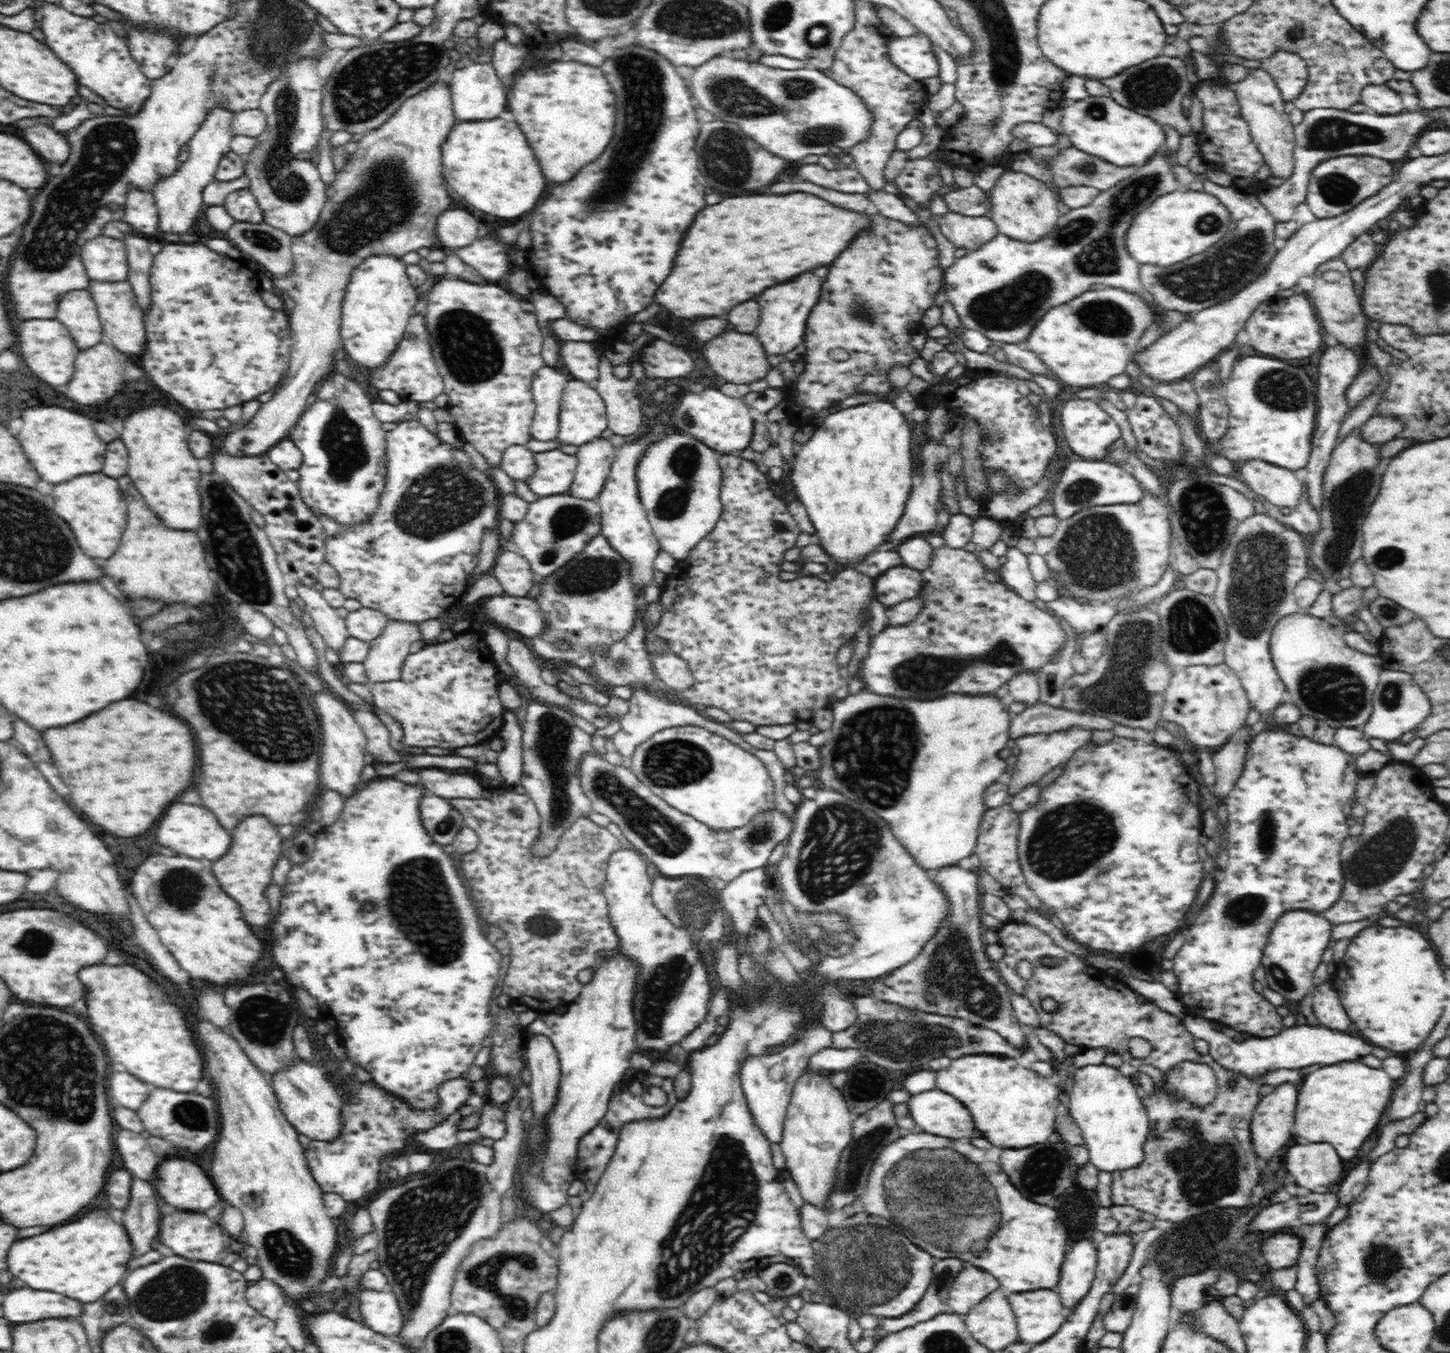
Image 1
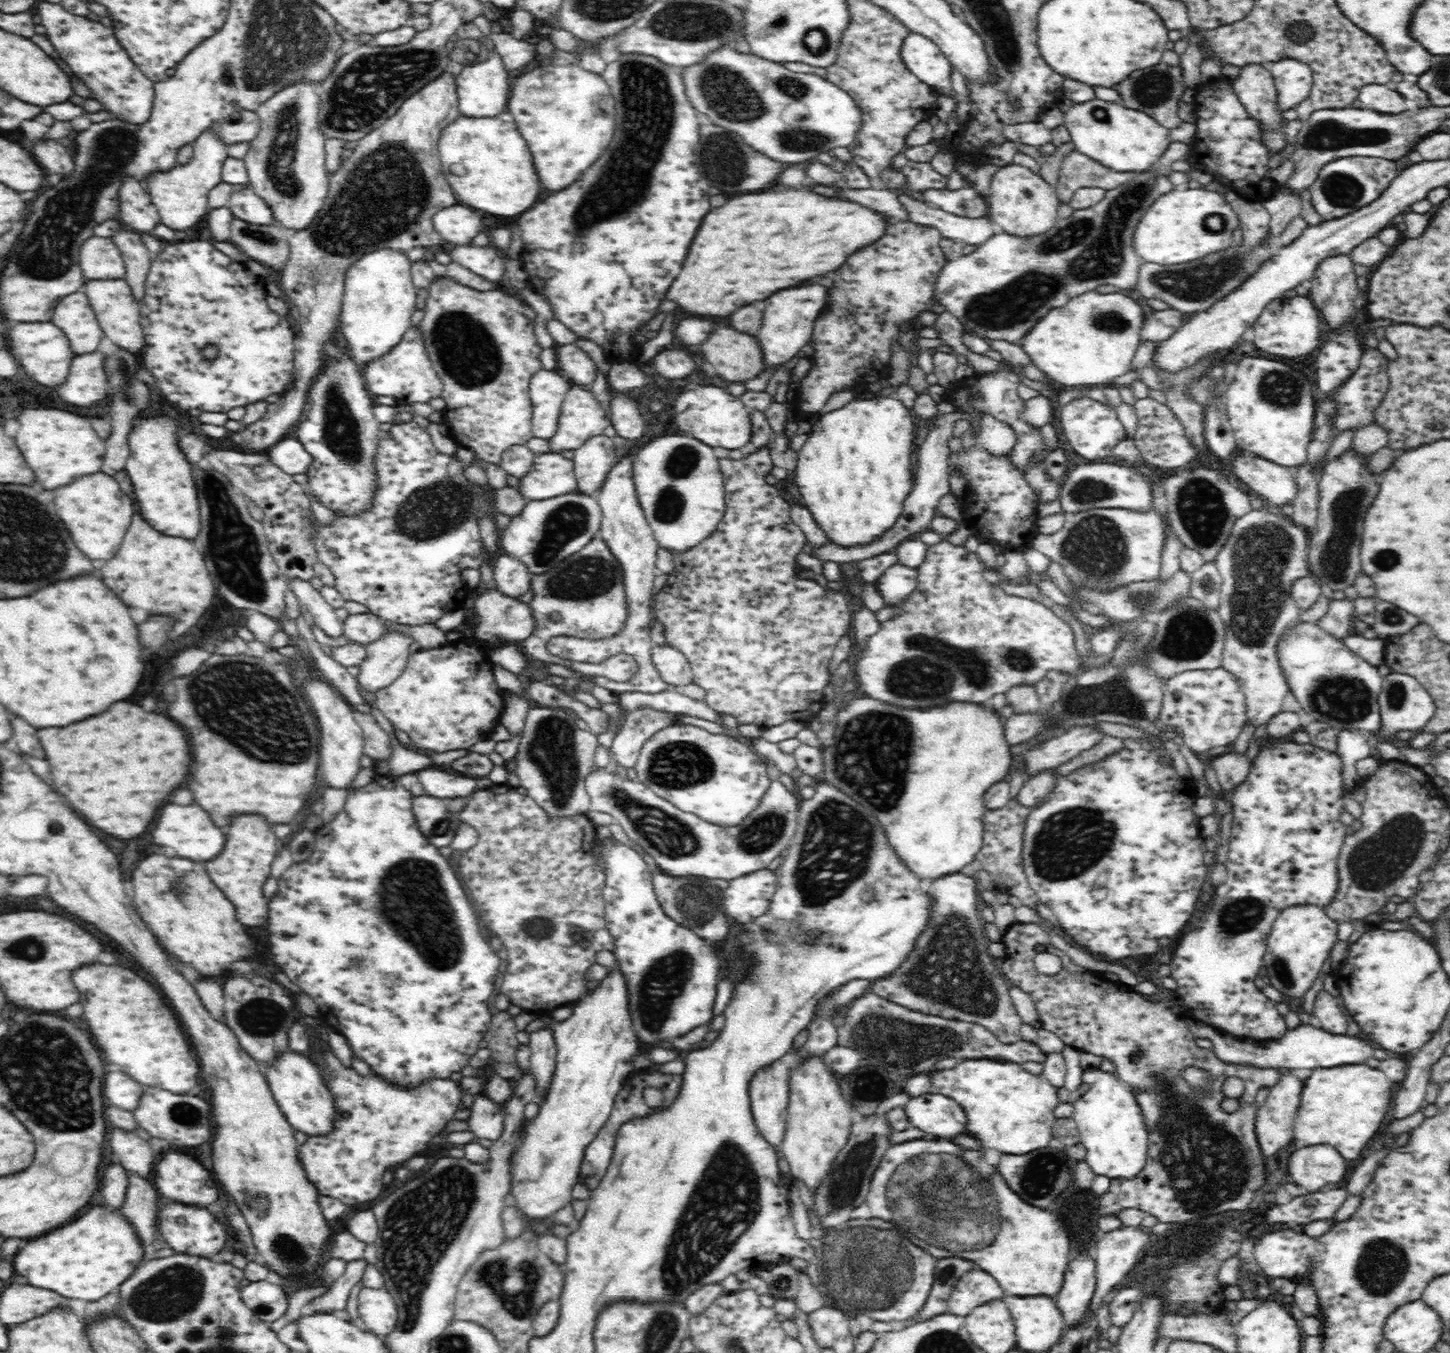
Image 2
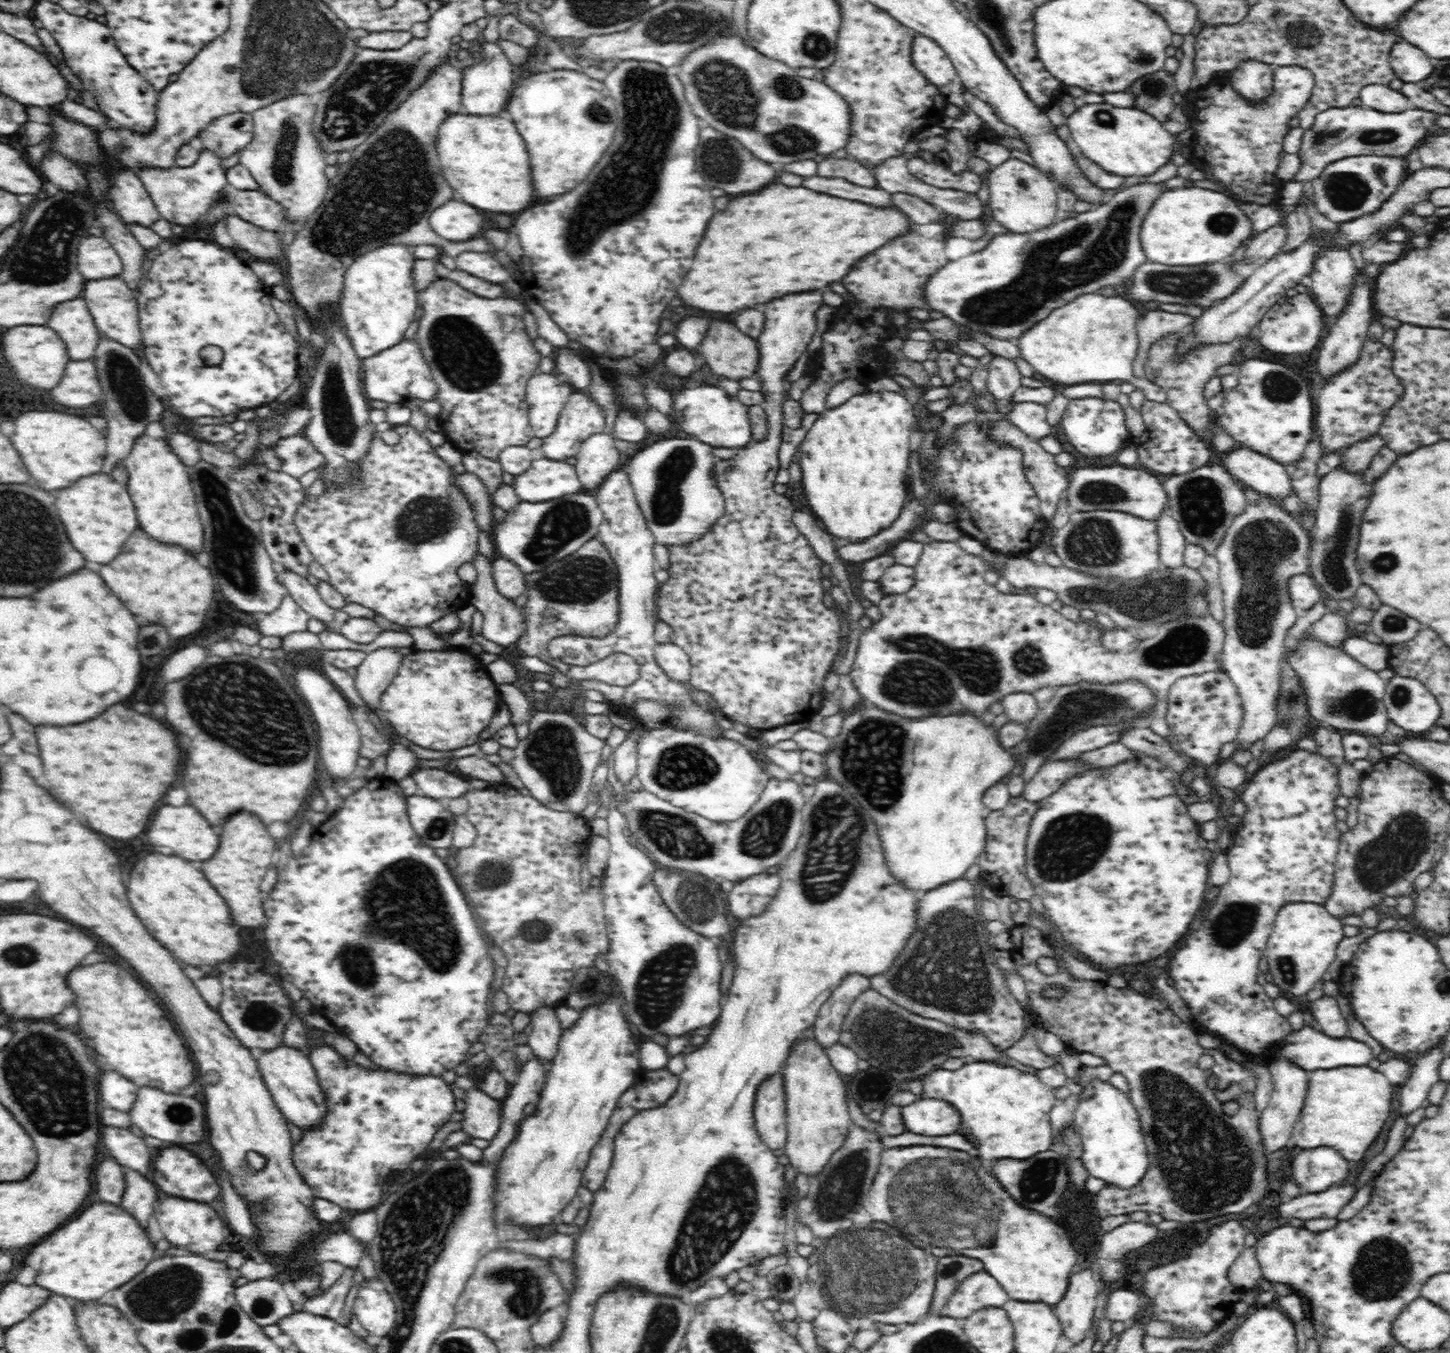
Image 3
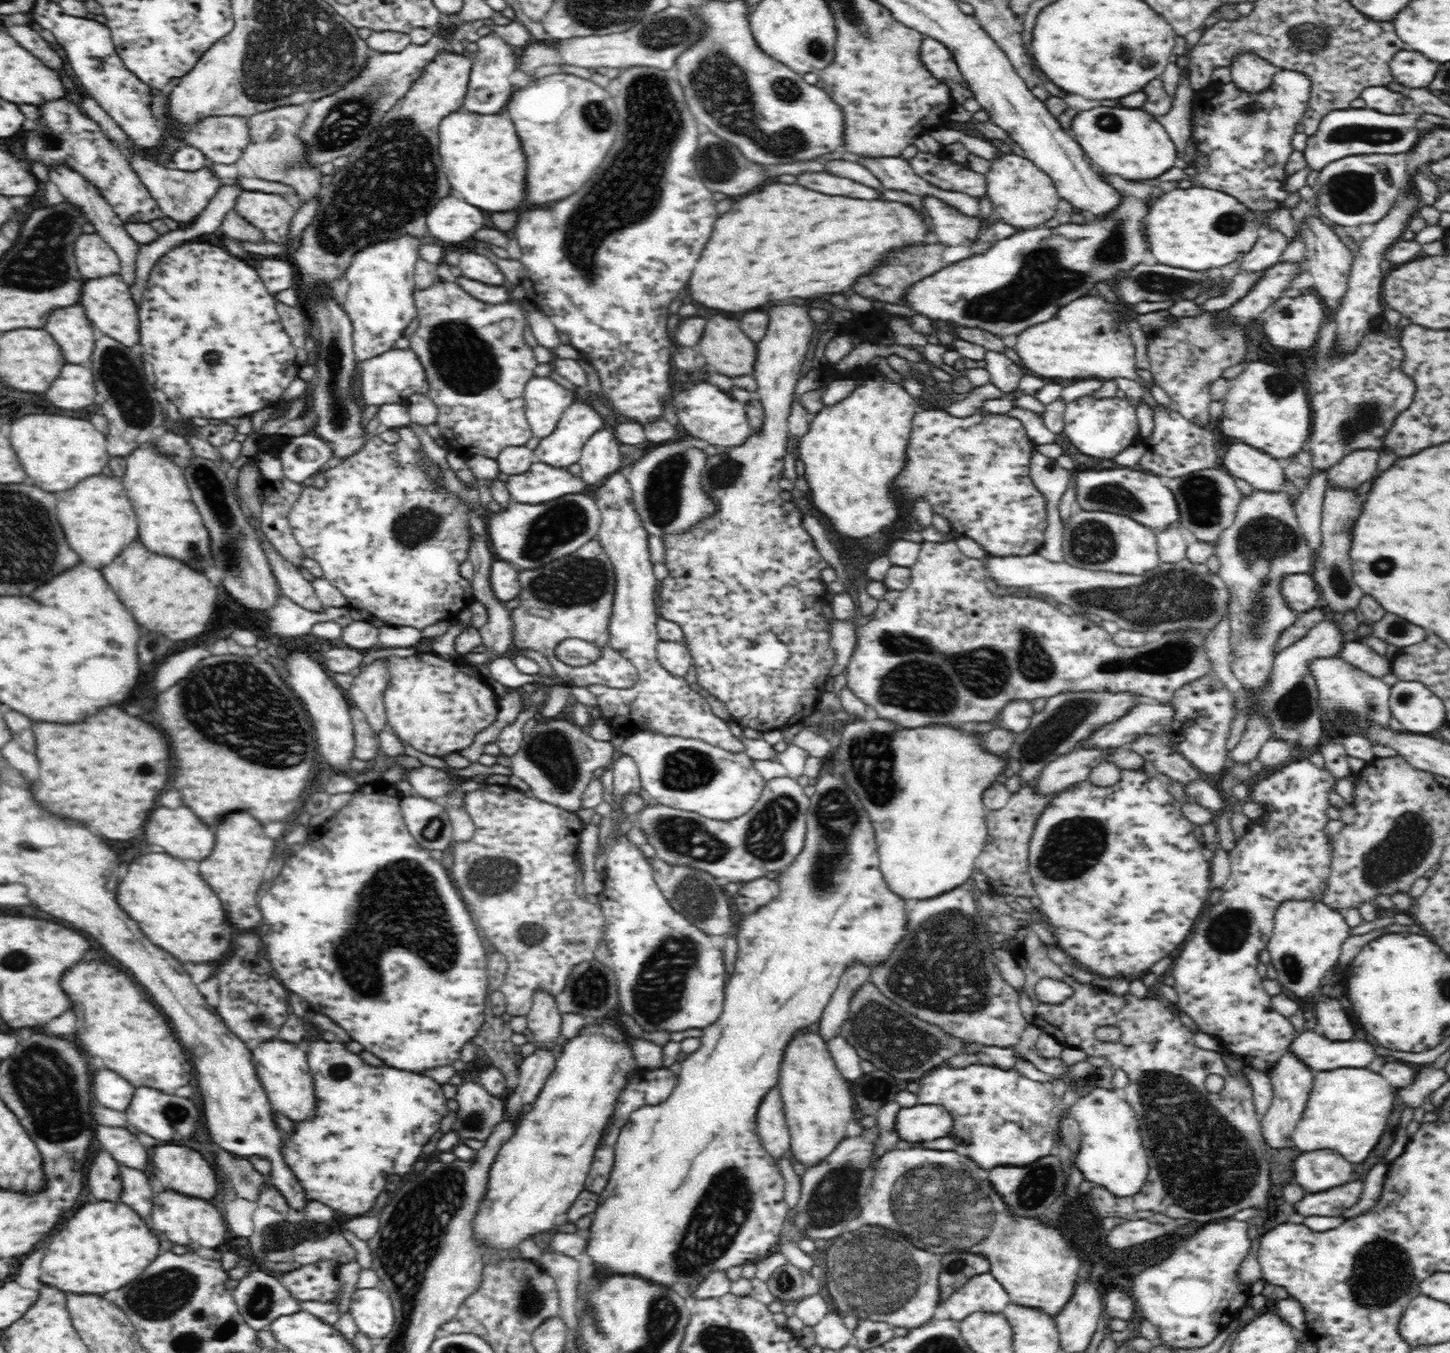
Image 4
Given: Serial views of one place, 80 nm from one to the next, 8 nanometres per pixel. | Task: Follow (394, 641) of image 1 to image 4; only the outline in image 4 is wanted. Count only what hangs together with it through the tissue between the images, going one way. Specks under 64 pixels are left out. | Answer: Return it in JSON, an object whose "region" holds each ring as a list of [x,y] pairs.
{"region":[[[380,658],[360,676],[356,676],[352,686],[345,692],[352,705],[363,712],[370,731],[376,737],[390,731],[383,701],[388,676],[386,658]]]}

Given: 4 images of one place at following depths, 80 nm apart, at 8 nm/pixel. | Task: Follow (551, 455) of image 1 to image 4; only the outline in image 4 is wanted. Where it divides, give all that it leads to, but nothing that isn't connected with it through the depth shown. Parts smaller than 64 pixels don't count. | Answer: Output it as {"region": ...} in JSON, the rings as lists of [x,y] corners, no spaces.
{"region":[[[536,462],[528,472],[510,475],[505,482],[512,502],[522,504],[545,503],[565,494],[580,493],[585,482],[566,468],[554,468]]]}

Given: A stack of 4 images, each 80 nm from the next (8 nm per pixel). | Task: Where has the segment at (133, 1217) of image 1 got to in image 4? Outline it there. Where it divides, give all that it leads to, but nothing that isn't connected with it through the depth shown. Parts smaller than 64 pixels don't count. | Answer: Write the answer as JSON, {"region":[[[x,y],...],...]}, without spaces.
{"region":[[[120,1166],[122,1176],[122,1194],[120,1202],[128,1204],[130,1208],[136,1208],[140,1216],[146,1216],[152,1208],[152,1188],[148,1184],[148,1176],[142,1170]]]}

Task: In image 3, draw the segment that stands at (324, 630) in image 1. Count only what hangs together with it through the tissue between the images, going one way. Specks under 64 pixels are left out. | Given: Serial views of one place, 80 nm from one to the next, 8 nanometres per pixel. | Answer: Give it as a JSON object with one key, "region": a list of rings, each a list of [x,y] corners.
{"region":[[[284,567],[280,570],[280,578],[287,594],[294,598],[298,606],[312,615],[312,618],[328,623],[333,629],[336,610],[322,600],[317,588],[310,584],[306,577]]]}

